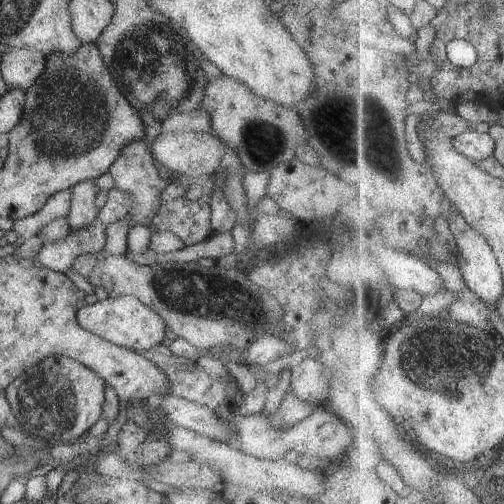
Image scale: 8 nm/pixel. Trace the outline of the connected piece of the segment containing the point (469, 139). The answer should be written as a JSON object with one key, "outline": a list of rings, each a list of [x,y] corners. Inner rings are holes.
{"outline":[[[465,131],[452,139],[455,150],[459,154],[472,158],[476,162],[491,158],[495,154],[495,150],[497,150],[495,138],[488,133]]]}

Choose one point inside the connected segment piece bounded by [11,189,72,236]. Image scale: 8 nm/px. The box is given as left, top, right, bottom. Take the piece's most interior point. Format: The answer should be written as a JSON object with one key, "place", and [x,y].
{"place":[56,206]}

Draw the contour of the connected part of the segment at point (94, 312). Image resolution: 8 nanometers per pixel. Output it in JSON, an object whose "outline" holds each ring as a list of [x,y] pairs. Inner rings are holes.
{"outline":[[[131,295],[106,297],[95,301],[91,305],[83,305],[76,312],[76,320],[81,328],[92,332],[111,344],[134,350],[138,353],[159,344],[165,336],[165,322],[159,314],[143,306],[139,300]]]}

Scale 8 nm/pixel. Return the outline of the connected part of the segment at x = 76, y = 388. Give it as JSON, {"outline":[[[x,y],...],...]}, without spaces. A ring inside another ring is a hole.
{"outline":[[[57,355],[45,356],[31,368],[25,368],[4,390],[23,434],[39,439],[49,447],[68,443],[87,432],[101,417],[105,382],[72,358]]]}

